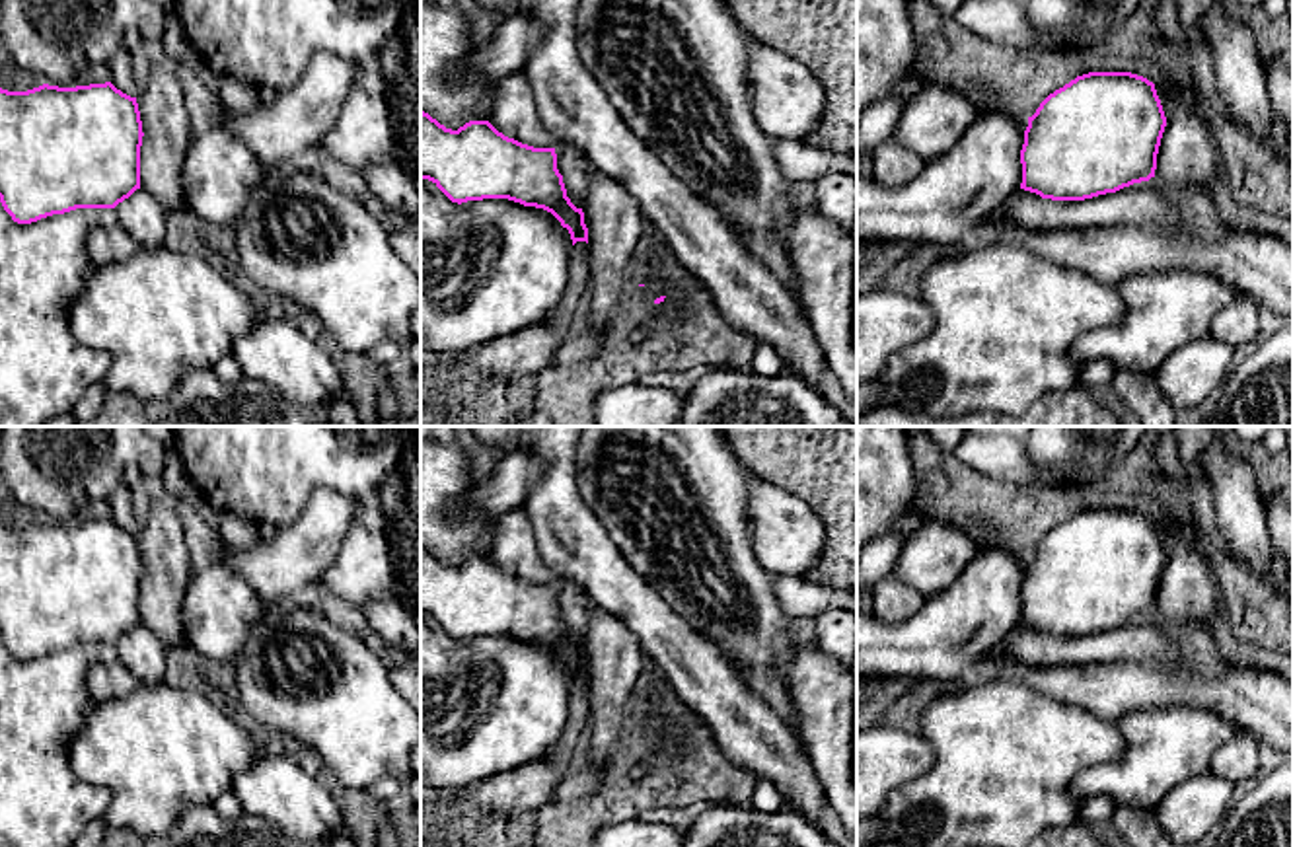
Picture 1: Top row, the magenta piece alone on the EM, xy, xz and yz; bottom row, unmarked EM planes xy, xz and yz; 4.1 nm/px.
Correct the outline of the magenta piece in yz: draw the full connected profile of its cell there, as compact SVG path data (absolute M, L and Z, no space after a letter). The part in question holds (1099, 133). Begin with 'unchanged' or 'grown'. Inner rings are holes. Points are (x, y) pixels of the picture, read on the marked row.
unchanged | M1089 72L1028 117L1020 189L1085 201L1155 177L1166 117L1155 84L1131 72Z

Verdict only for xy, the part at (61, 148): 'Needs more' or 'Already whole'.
Already whole

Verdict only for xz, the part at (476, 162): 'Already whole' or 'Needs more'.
Already whole

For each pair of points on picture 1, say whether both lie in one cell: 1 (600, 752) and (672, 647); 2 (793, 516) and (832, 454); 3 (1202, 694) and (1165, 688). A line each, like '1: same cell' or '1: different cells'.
1: different cells
2: different cells
3: same cell

